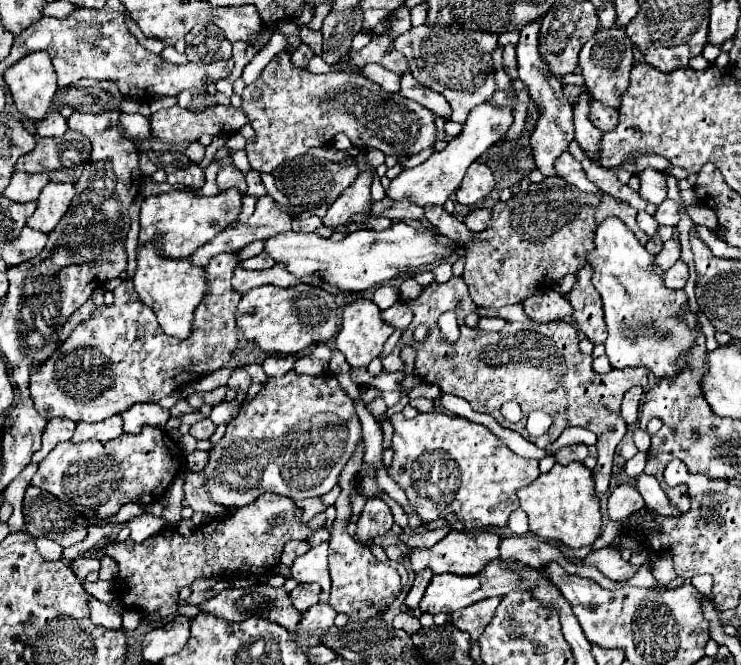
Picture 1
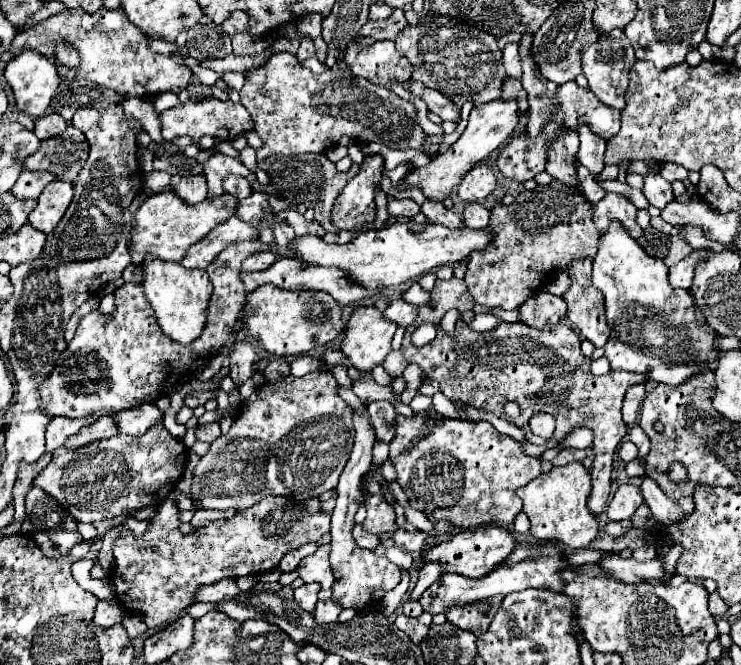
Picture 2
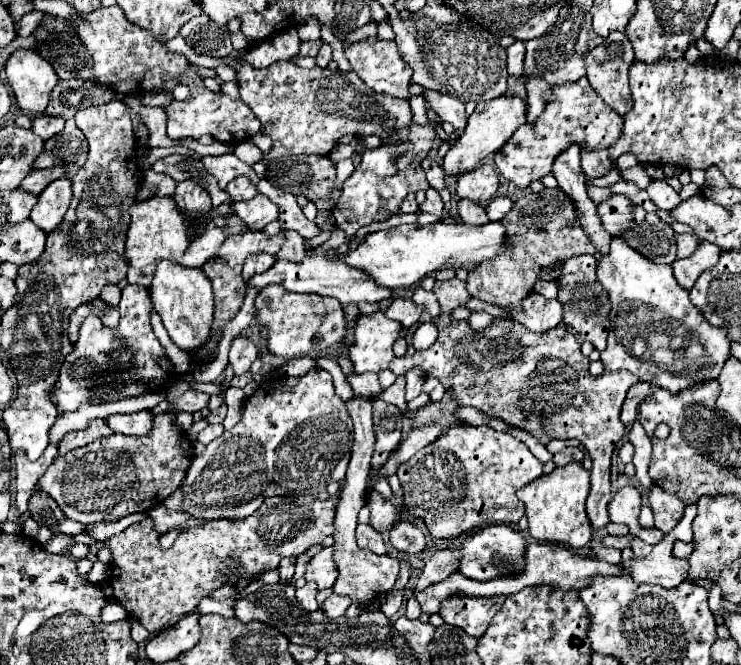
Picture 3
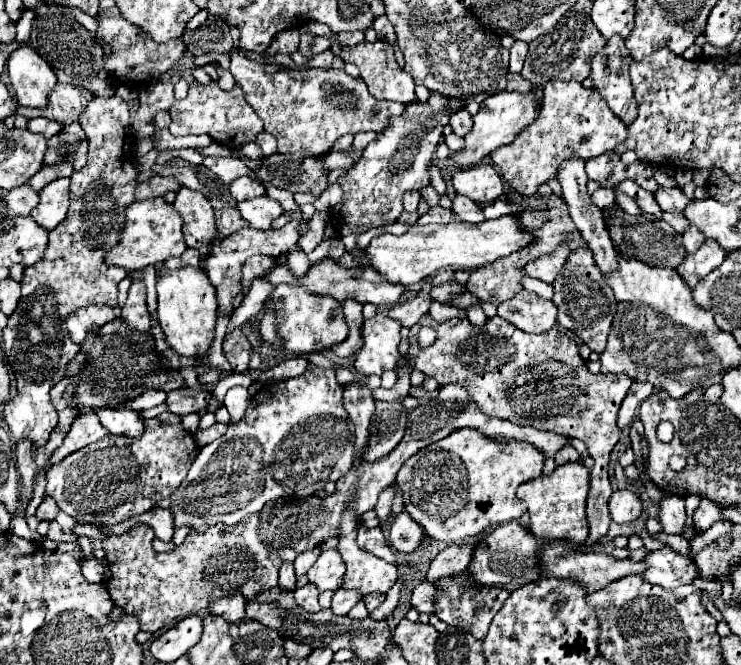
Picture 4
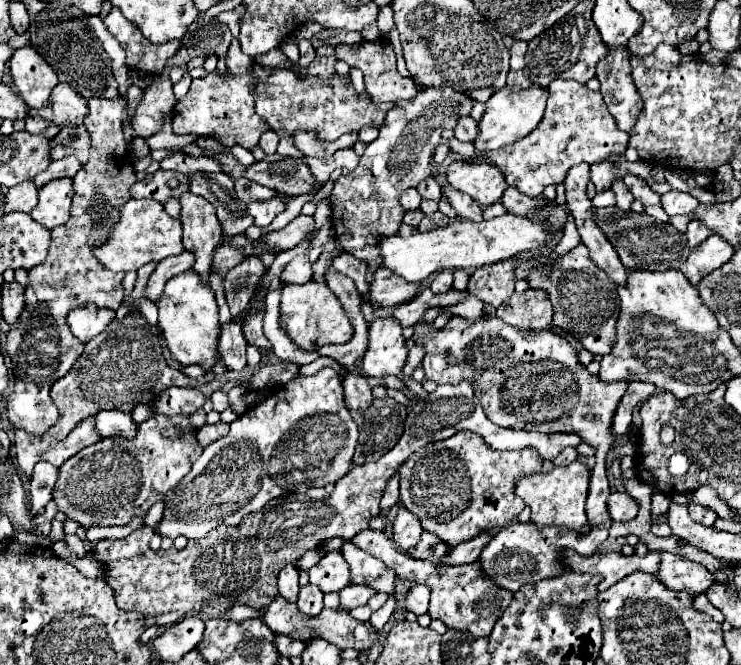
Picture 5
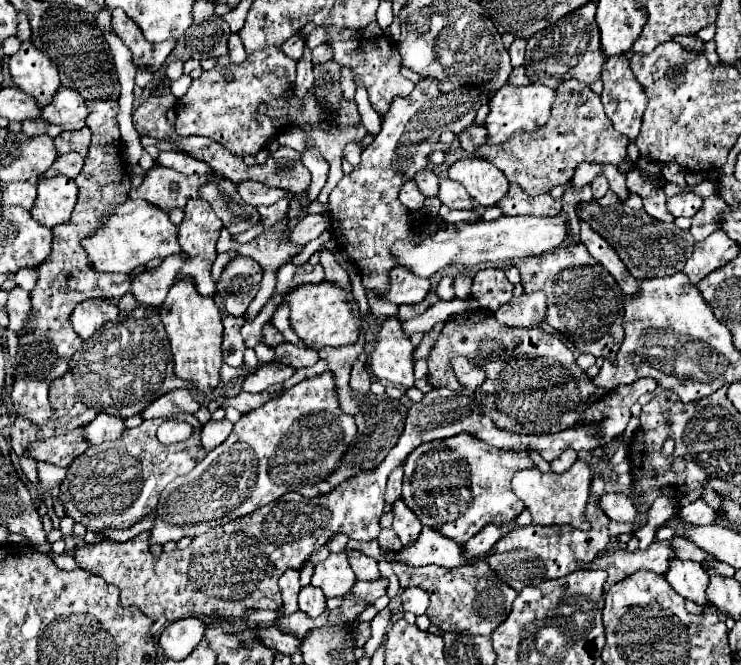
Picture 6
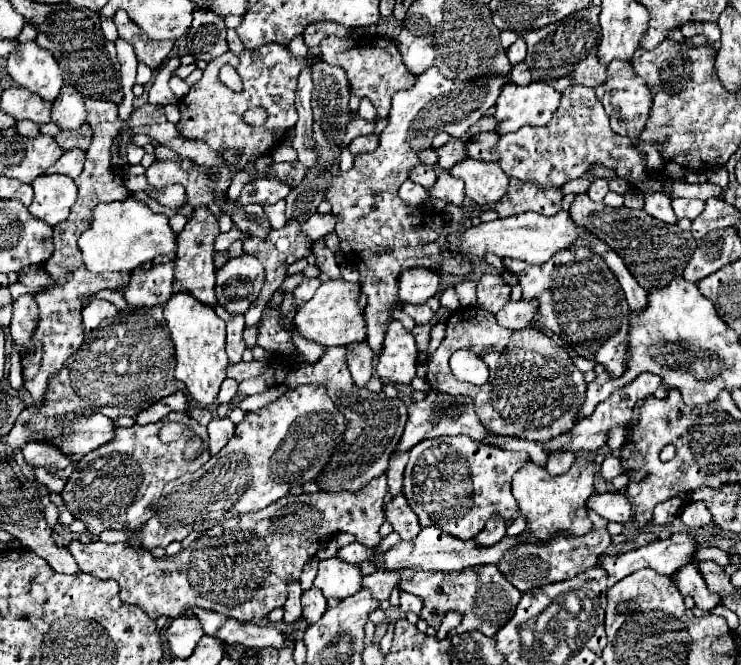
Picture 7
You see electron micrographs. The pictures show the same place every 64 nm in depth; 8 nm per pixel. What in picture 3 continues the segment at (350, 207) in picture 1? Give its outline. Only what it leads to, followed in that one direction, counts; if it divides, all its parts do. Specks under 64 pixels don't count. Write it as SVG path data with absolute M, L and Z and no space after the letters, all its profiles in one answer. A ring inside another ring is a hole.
M412 124L412 140L410 144L384 144L378 150L366 150L362 154L360 166L352 172L350 178L346 178L342 186L342 194L336 200L336 206L332 210L334 222L338 228L348 232L348 238L356 234L358 228L372 224L372 222L382 222L388 216L396 214L402 200L408 196L408 192L416 190L428 190L430 184L424 176L424 170L420 166L420 160L428 156L432 148L432 140L436 138L432 126L416 126Z

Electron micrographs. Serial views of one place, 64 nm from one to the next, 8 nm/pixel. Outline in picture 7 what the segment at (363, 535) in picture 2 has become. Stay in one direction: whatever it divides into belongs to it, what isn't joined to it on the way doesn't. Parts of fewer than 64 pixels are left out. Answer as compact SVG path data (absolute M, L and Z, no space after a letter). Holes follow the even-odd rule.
M352 542L352 544L344 546L344 548L340 548L336 552L336 556L346 560L346 562L350 562L350 564L360 564L364 560L372 560L374 558L374 548L368 548L364 544L360 544L360 542ZM482 564L464 568L460 572L434 572L434 570L410 570L402 568L400 574L400 590L412 592L424 598L424 610L420 616L434 628L440 628L444 616L448 612L458 612L466 618L464 628L456 628L454 632L482 632L484 636L494 636L516 610L516 604L520 600L520 592L498 572L494 564Z

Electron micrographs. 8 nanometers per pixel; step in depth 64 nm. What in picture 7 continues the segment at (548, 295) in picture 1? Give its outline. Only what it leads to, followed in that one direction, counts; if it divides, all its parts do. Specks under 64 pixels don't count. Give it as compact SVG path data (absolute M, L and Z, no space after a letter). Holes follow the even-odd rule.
M518 300L508 302L500 312L496 312L496 322L504 328L528 328L538 316L538 300Z

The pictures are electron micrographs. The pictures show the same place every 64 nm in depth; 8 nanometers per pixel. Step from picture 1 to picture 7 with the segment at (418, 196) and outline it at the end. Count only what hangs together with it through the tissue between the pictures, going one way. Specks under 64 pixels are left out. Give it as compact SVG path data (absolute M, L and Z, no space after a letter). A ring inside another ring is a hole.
M506 82L494 106L494 118L498 122L496 134L504 136L506 132L516 132L524 124L544 126L558 104L560 92L546 82L532 82L528 86Z

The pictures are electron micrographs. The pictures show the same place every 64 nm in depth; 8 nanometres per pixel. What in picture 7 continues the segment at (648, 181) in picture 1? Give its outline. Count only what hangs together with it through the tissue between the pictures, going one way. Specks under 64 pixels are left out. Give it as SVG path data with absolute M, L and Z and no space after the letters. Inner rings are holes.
M672 198L672 210L678 218L694 220L704 210L702 200L690 200L690 198Z

